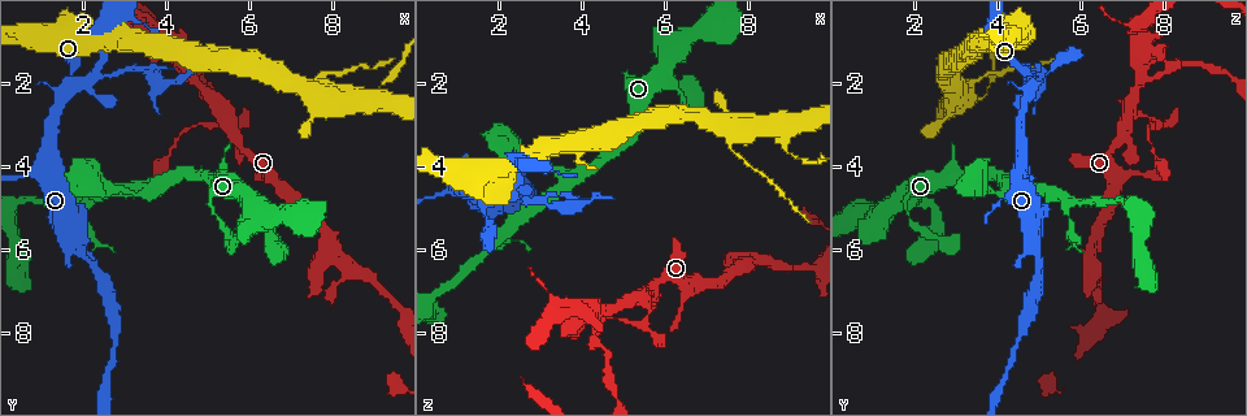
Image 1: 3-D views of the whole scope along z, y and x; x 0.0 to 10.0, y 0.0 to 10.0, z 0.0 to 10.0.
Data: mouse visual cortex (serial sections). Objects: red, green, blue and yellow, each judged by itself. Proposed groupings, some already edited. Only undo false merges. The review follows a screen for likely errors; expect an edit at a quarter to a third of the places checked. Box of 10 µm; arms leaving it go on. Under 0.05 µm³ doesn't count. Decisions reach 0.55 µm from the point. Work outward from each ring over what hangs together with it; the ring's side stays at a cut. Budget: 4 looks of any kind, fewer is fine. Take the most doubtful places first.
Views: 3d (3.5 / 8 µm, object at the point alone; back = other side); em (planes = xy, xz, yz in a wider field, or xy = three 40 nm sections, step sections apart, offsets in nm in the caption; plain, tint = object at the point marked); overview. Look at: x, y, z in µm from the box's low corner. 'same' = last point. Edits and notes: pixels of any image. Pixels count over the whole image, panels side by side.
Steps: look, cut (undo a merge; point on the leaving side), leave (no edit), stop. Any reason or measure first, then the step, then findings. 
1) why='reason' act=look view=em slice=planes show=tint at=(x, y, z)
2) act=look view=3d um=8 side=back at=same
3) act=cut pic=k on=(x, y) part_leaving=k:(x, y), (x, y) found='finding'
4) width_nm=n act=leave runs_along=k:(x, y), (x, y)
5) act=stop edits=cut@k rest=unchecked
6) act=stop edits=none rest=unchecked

why='branch point' act=look view=3d um=8 side=back at=(2.35, 1.75, 4.70)

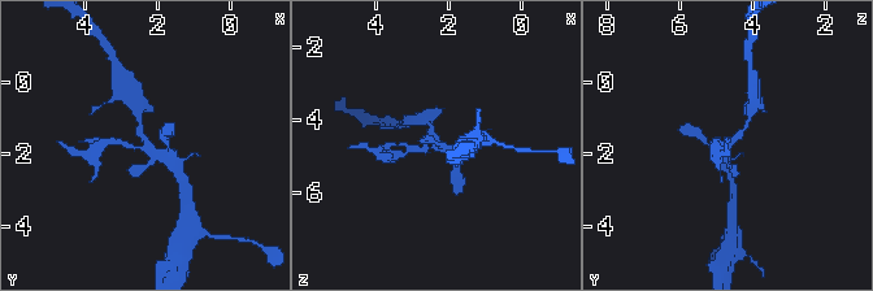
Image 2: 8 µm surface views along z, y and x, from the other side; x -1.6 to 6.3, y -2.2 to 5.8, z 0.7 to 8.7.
act=look view=em slice=xy step=3 show=tint at=same

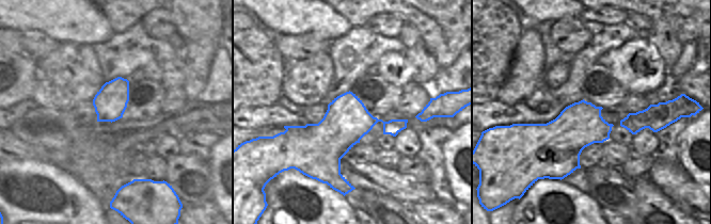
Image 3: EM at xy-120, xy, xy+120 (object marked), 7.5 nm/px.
act=leave runs_along=2:(176, 169), (147, 146), (137, 117) found='all the same cell'

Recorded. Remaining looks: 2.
why='a narrow waist' act=look view=3d um=3.5 at=(4.65, 1.90, 7.45)

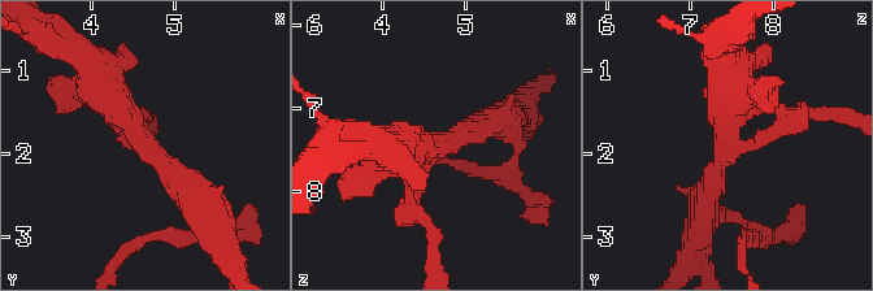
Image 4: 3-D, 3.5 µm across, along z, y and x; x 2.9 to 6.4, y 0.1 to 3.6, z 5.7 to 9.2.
arms=3 arm_widths_nm=200,350,450 why='need the tissue' act=look view=em slice=xy step=5 show=tint at=(4.65, 1.90, 7.50)

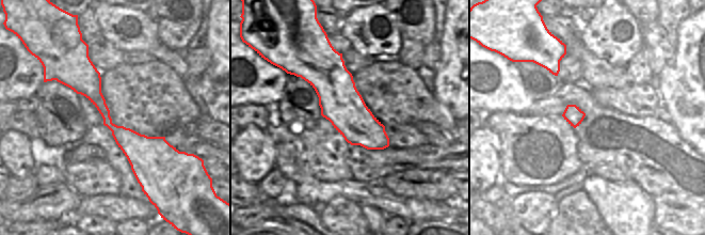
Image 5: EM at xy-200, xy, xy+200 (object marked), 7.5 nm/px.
act=leave runs_along=4:(203, 204), (143, 144), (95, 73) found='all the same cell'

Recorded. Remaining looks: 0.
act=stop edits=none rest=unchecked

